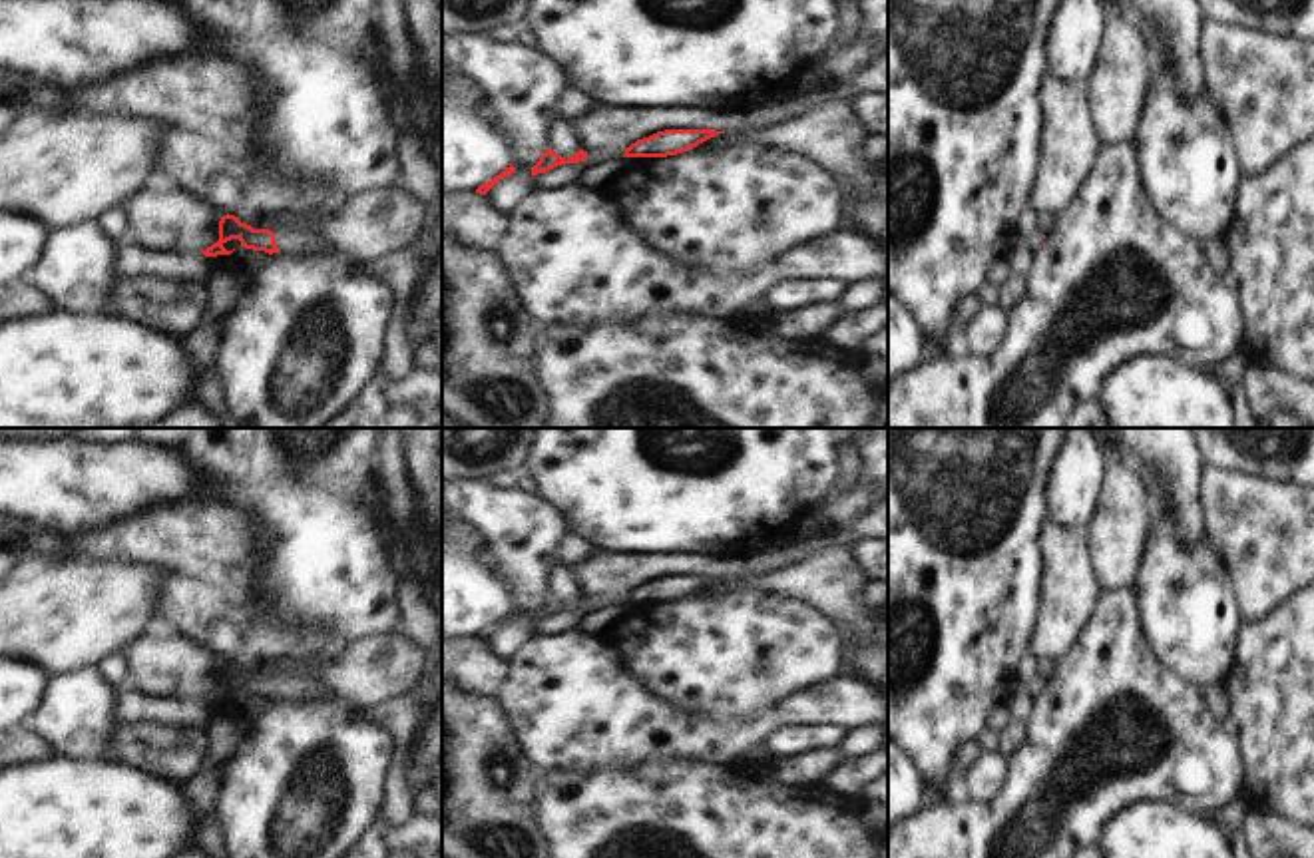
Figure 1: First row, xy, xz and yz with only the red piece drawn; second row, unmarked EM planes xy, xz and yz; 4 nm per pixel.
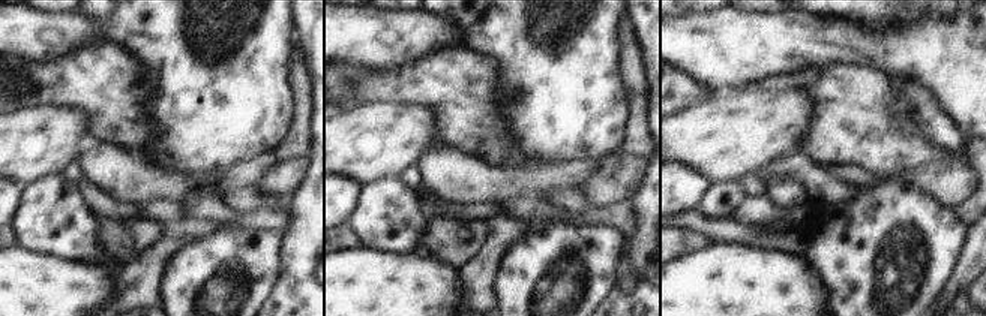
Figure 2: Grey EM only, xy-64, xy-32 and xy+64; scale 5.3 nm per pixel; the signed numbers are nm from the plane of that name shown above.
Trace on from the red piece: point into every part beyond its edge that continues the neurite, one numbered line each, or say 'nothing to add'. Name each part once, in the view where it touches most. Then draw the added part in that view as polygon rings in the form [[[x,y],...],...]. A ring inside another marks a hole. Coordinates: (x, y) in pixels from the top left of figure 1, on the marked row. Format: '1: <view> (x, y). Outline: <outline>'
1: xy (289, 237). Outline: [[[305,209],[301,213],[271,213],[273,217],[281,217],[279,221],[273,219],[265,229],[275,233],[275,243],[285,253],[301,253],[301,255],[317,255],[317,257],[336,257],[340,255],[330,243],[321,241],[317,235],[301,229],[297,225],[299,217],[317,217],[325,209]]]

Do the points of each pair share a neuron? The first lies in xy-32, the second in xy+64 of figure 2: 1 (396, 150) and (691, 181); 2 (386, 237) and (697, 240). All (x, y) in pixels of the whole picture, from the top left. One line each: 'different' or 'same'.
1: different
2: different

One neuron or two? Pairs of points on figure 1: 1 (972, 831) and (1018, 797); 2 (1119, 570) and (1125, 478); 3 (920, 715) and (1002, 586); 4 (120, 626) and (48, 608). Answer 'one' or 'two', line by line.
1: one
2: one
3: one
4: one

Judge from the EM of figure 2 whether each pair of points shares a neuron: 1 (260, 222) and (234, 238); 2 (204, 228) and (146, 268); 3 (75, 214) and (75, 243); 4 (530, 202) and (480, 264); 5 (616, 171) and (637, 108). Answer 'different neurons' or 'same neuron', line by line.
1: different neurons
2: same neuron
3: same neuron
4: different neurons
5: different neurons

